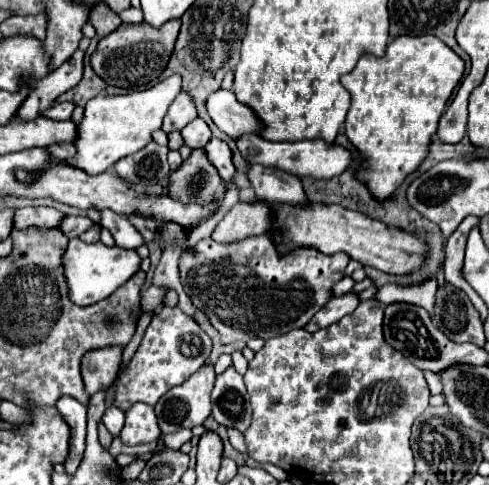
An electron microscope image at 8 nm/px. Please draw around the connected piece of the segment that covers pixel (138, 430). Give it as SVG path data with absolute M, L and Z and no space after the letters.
M136 403L124 411L126 423L120 431L120 439L124 445L144 445L156 441L162 433L156 421L156 413L152 405Z

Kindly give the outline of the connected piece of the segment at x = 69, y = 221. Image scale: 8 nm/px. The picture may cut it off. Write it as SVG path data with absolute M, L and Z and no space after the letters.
M64 217L64 221L60 223L60 229L72 239L72 237L80 237L84 231L88 231L94 225L98 223L94 223L88 217Z

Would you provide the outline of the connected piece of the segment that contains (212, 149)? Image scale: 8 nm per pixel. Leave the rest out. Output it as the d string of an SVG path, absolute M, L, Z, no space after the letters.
M212 137L204 149L208 153L208 159L220 171L222 179L228 181L228 183L232 183L234 181L234 175L236 175L236 167L234 167L234 161L232 161L232 149L228 147L228 143L222 141L222 139Z

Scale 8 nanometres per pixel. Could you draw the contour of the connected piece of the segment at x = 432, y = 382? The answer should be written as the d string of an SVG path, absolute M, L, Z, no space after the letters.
M424 371L424 378L427 382L431 395L438 395L442 393L442 383L437 374L431 371Z

